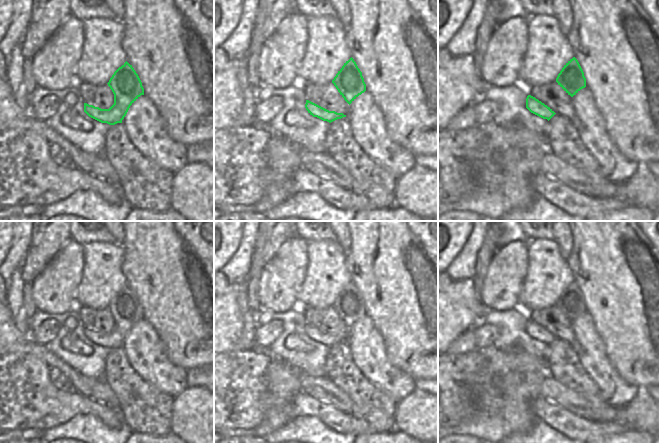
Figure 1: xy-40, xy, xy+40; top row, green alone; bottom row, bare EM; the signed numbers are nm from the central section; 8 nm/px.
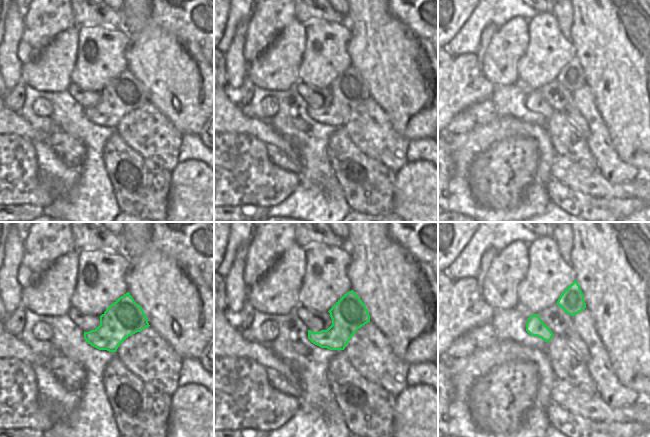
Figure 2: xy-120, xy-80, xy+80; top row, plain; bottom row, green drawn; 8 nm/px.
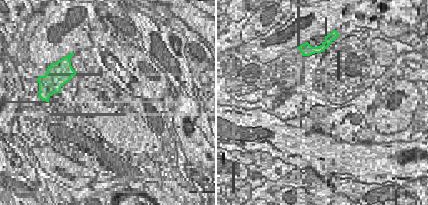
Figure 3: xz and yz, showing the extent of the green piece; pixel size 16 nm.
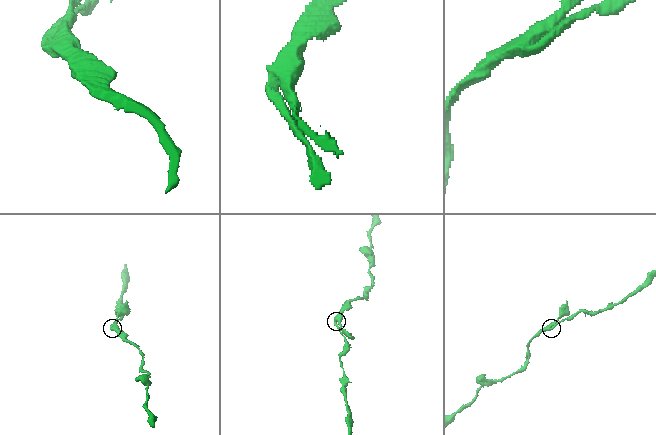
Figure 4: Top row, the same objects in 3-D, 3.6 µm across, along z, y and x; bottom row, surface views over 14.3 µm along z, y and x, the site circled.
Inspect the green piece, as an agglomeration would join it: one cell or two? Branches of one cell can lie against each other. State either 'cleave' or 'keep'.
keep

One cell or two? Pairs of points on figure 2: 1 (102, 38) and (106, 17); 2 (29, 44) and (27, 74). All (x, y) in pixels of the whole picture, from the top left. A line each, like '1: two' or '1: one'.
1: two
2: two

